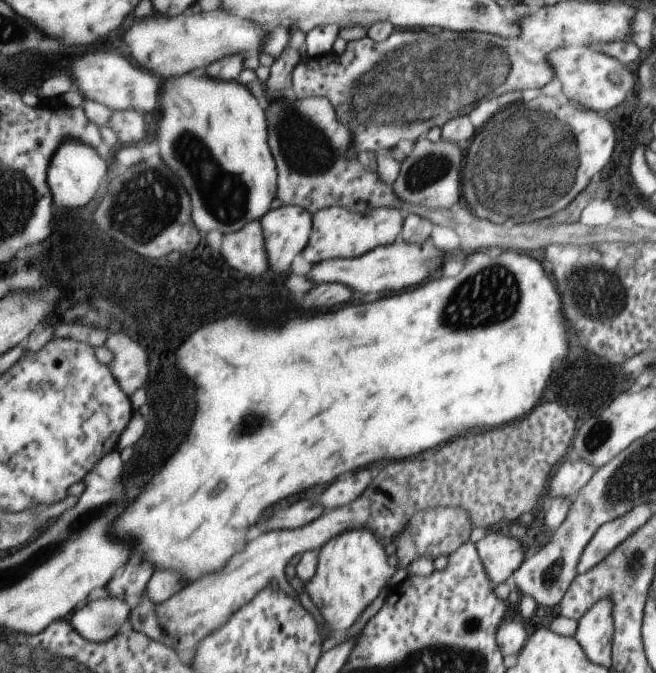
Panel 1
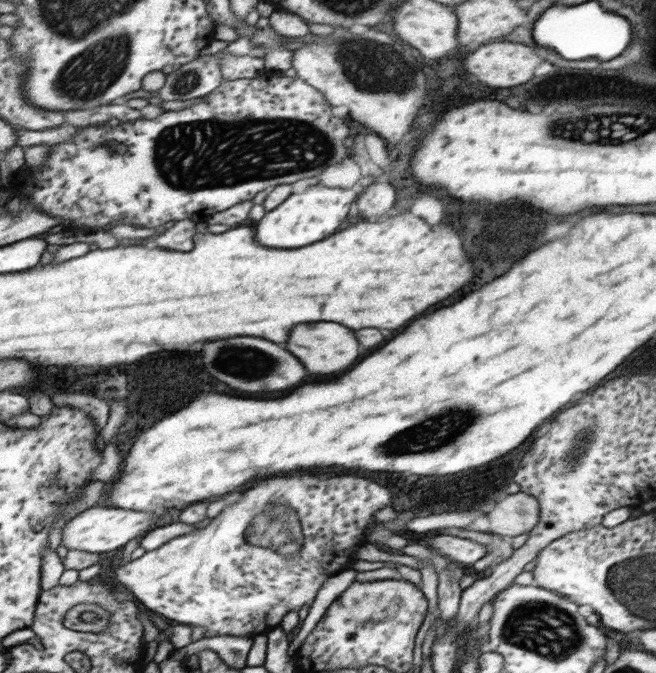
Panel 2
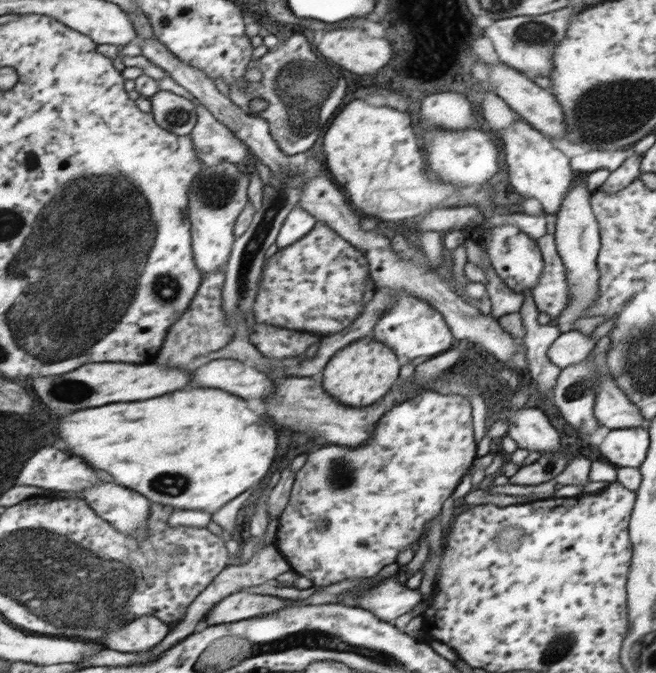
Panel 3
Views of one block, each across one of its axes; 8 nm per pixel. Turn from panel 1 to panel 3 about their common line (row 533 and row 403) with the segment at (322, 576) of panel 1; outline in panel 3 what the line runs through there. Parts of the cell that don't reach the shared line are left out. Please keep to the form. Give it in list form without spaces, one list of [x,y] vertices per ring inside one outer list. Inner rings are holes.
[[[371,335],[355,339],[329,358],[320,374],[326,392],[345,406],[367,407],[389,392],[399,372],[396,353]]]

